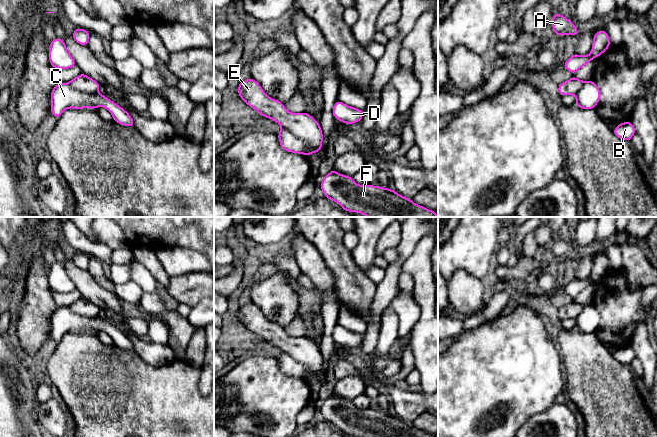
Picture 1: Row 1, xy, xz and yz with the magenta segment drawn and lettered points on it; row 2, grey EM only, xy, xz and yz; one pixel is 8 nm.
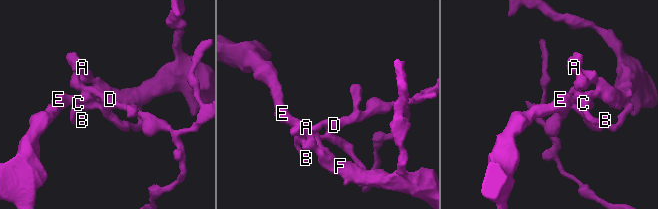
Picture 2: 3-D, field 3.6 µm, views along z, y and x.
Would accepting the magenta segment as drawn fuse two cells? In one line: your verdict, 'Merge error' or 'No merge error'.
Merge error

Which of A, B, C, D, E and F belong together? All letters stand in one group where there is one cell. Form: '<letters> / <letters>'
A E F / B C D

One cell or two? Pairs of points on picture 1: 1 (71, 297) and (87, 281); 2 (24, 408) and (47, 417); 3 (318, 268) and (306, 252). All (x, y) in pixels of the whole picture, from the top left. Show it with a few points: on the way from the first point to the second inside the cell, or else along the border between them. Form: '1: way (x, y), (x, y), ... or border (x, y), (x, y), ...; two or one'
1: border (76, 288), (82, 296); two
2: border (36, 401), (33, 417), (41, 426); two
3: way (314, 264), (307, 256); one

